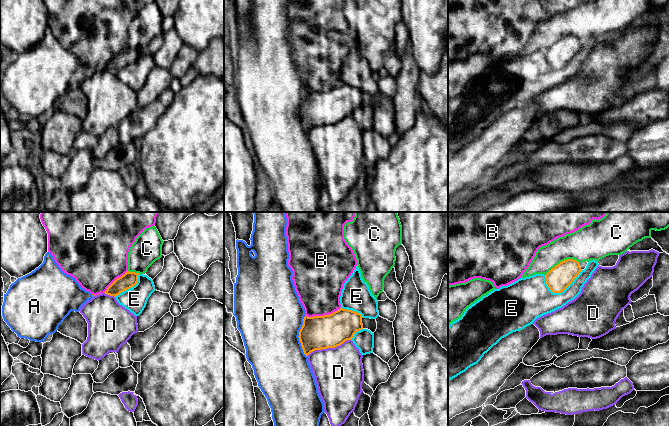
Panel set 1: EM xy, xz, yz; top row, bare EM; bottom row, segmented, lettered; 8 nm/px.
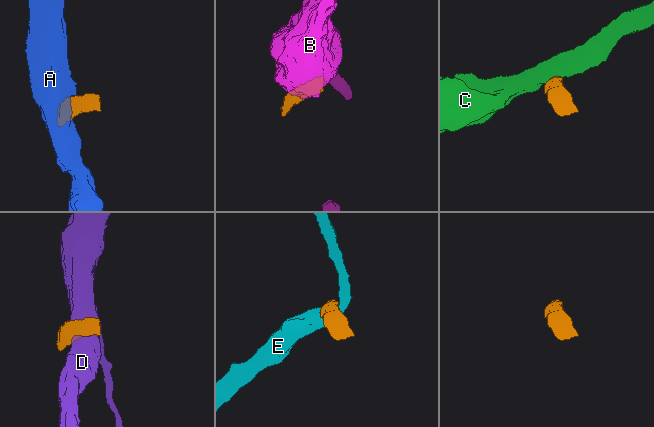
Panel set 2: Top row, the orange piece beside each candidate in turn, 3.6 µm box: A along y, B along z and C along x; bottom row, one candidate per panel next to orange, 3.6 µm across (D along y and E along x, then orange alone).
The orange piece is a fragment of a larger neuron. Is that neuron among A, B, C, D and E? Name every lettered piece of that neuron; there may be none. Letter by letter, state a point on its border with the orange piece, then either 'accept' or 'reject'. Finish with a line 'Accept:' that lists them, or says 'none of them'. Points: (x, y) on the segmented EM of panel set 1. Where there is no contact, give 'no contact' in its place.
A: meets orange in xz at (298, 336); reject
B: meets orange in xz at (322, 316); reject
C: meets orange in yz at (562, 261); reject
D: meets orange in xz at (329, 347); reject
E: meets orange in yz at (563, 290); reject
Accept: none of them

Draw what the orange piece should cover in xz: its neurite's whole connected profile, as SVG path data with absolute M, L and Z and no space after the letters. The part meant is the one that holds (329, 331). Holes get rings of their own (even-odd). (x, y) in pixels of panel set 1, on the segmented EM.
M340 308L329 315L305 316L299 331L299 340L303 352L308 356L315 350L335 348L362 329L374 333L377 329L376 319L363 318L360 313Z

